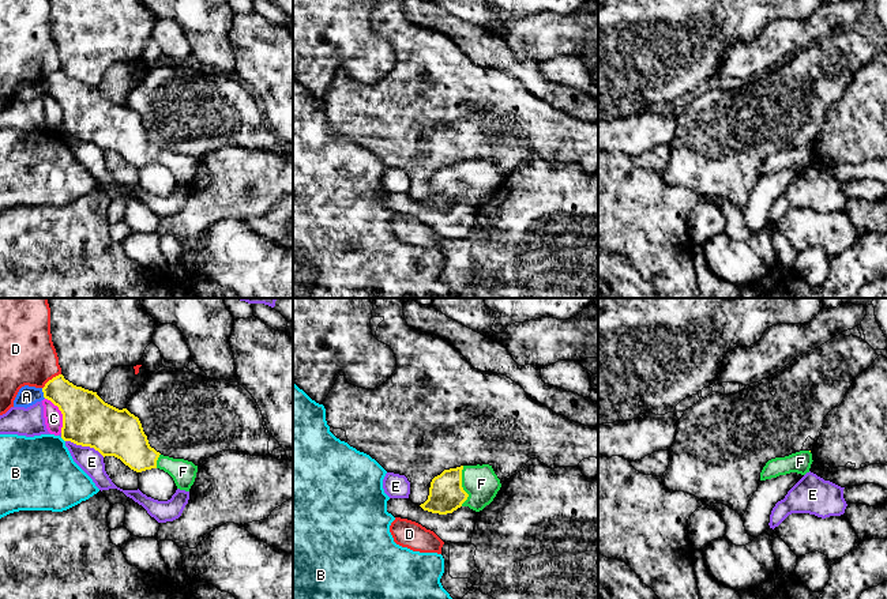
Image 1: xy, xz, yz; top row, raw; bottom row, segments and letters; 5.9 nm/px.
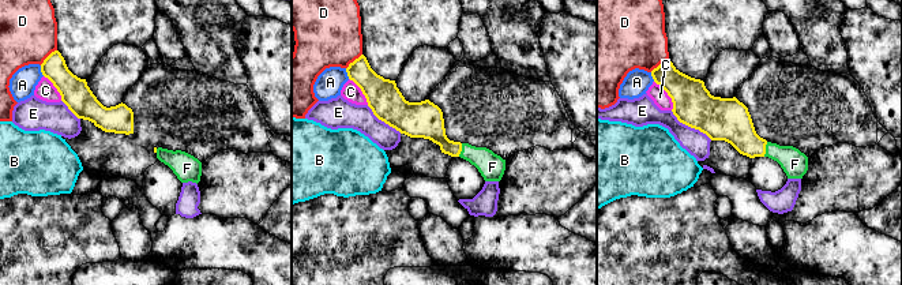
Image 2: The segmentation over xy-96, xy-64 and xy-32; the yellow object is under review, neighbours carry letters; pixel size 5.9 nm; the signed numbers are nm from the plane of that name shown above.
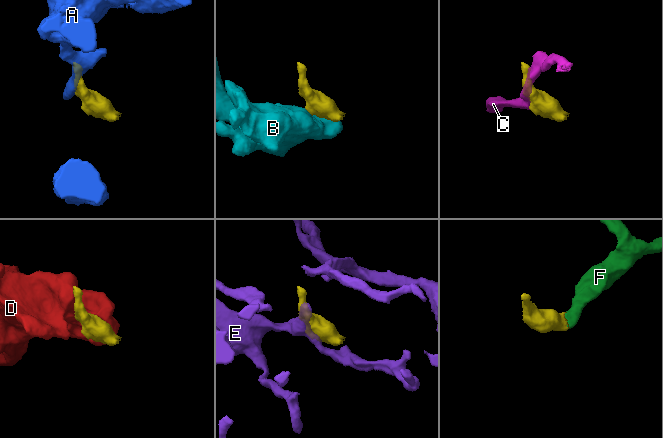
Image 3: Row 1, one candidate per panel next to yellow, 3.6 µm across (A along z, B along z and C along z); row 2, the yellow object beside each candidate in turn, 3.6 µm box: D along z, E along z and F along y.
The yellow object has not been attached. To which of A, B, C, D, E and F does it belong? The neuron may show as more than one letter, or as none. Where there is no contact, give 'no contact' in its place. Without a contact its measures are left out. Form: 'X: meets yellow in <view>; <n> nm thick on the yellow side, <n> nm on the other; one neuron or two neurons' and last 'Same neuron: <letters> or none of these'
A: meets yellow in xy; 240 nm thick on the yellow side, 120 nm on the other; two neurons
B: meets yellow in xy; 300 nm thick on the yellow side, 440 nm on the other; two neurons
C: meets yellow in xy; 300 nm thick on the yellow side, 110 nm on the other; two neurons
D: meets yellow in xy; 240 nm thick on the yellow side, 340 nm on the other; two neurons
E: meets yellow in xy; 300 nm thick on the yellow side, 140 nm on the other; two neurons
F: meets yellow in xz; 200 nm thick on the yellow side, 200 nm on the other; one neuron
Same neuron: F

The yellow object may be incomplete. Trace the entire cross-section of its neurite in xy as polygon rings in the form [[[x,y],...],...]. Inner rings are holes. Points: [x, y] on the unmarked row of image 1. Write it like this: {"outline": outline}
{"outline": [[[63,69],[49,75],[42,87],[63,109],[64,136],[94,143],[104,152],[114,151],[136,167],[164,165],[177,184],[189,187],[198,161],[151,143],[139,113],[127,103],[119,105],[105,98],[97,87],[74,80]]]}

